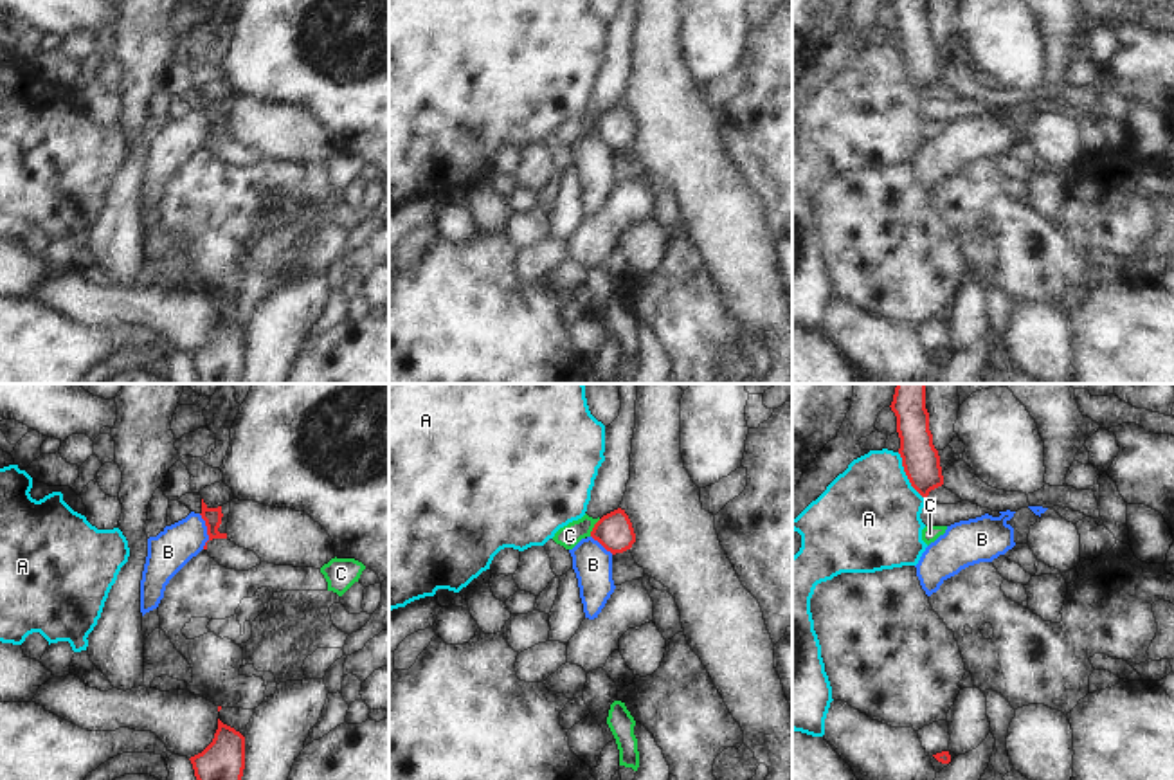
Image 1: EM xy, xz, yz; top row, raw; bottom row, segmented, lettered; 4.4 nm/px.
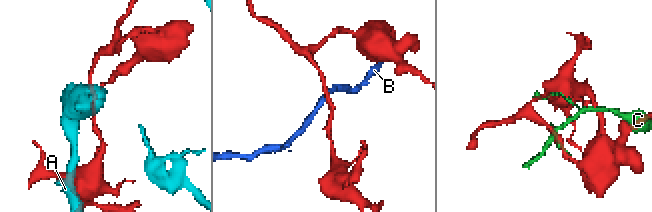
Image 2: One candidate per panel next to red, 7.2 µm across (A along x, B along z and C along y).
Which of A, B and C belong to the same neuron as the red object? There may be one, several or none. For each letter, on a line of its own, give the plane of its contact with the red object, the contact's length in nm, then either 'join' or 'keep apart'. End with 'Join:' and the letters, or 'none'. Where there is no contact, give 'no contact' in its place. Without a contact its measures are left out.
A: contact in yz; length 240 nm; keep apart
B: contact in xy; length 160 nm; keep apart
C: contact in xz; length 90 nm; keep apart
Join: none

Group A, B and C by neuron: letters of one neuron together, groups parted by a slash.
A / B / C

